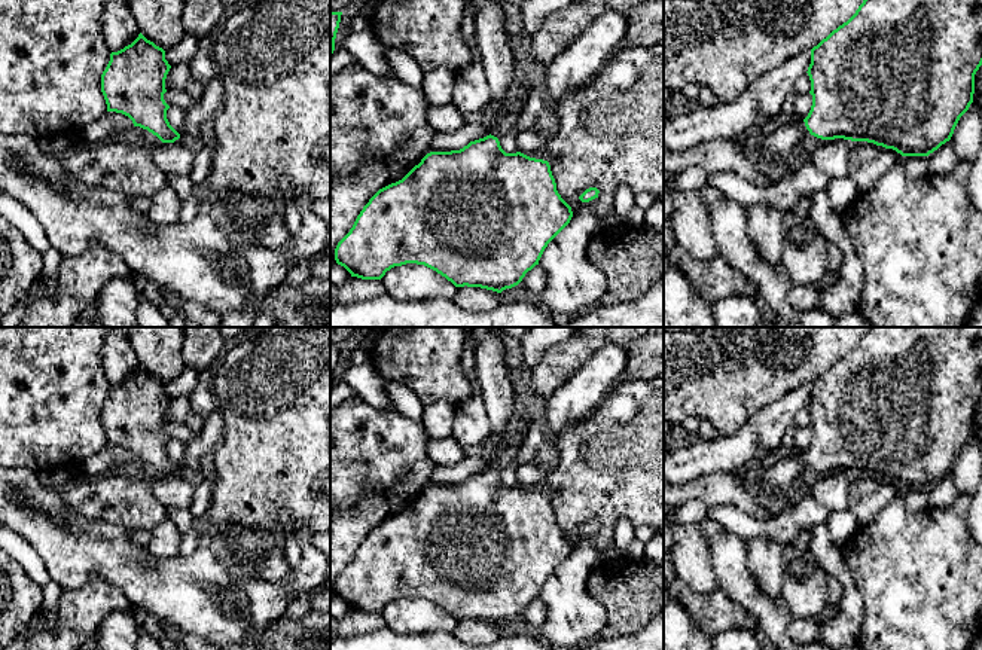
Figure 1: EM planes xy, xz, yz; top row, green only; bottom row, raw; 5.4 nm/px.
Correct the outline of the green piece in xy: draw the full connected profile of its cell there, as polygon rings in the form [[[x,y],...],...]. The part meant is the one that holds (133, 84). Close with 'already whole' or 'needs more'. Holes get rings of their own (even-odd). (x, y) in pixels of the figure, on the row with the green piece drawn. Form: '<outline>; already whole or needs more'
[[[141,33],[123,49],[110,54],[101,74],[101,92],[107,112],[128,116],[134,126],[147,129],[162,143],[174,143],[180,134],[170,125],[164,100],[171,65],[165,51]]]; already whole

